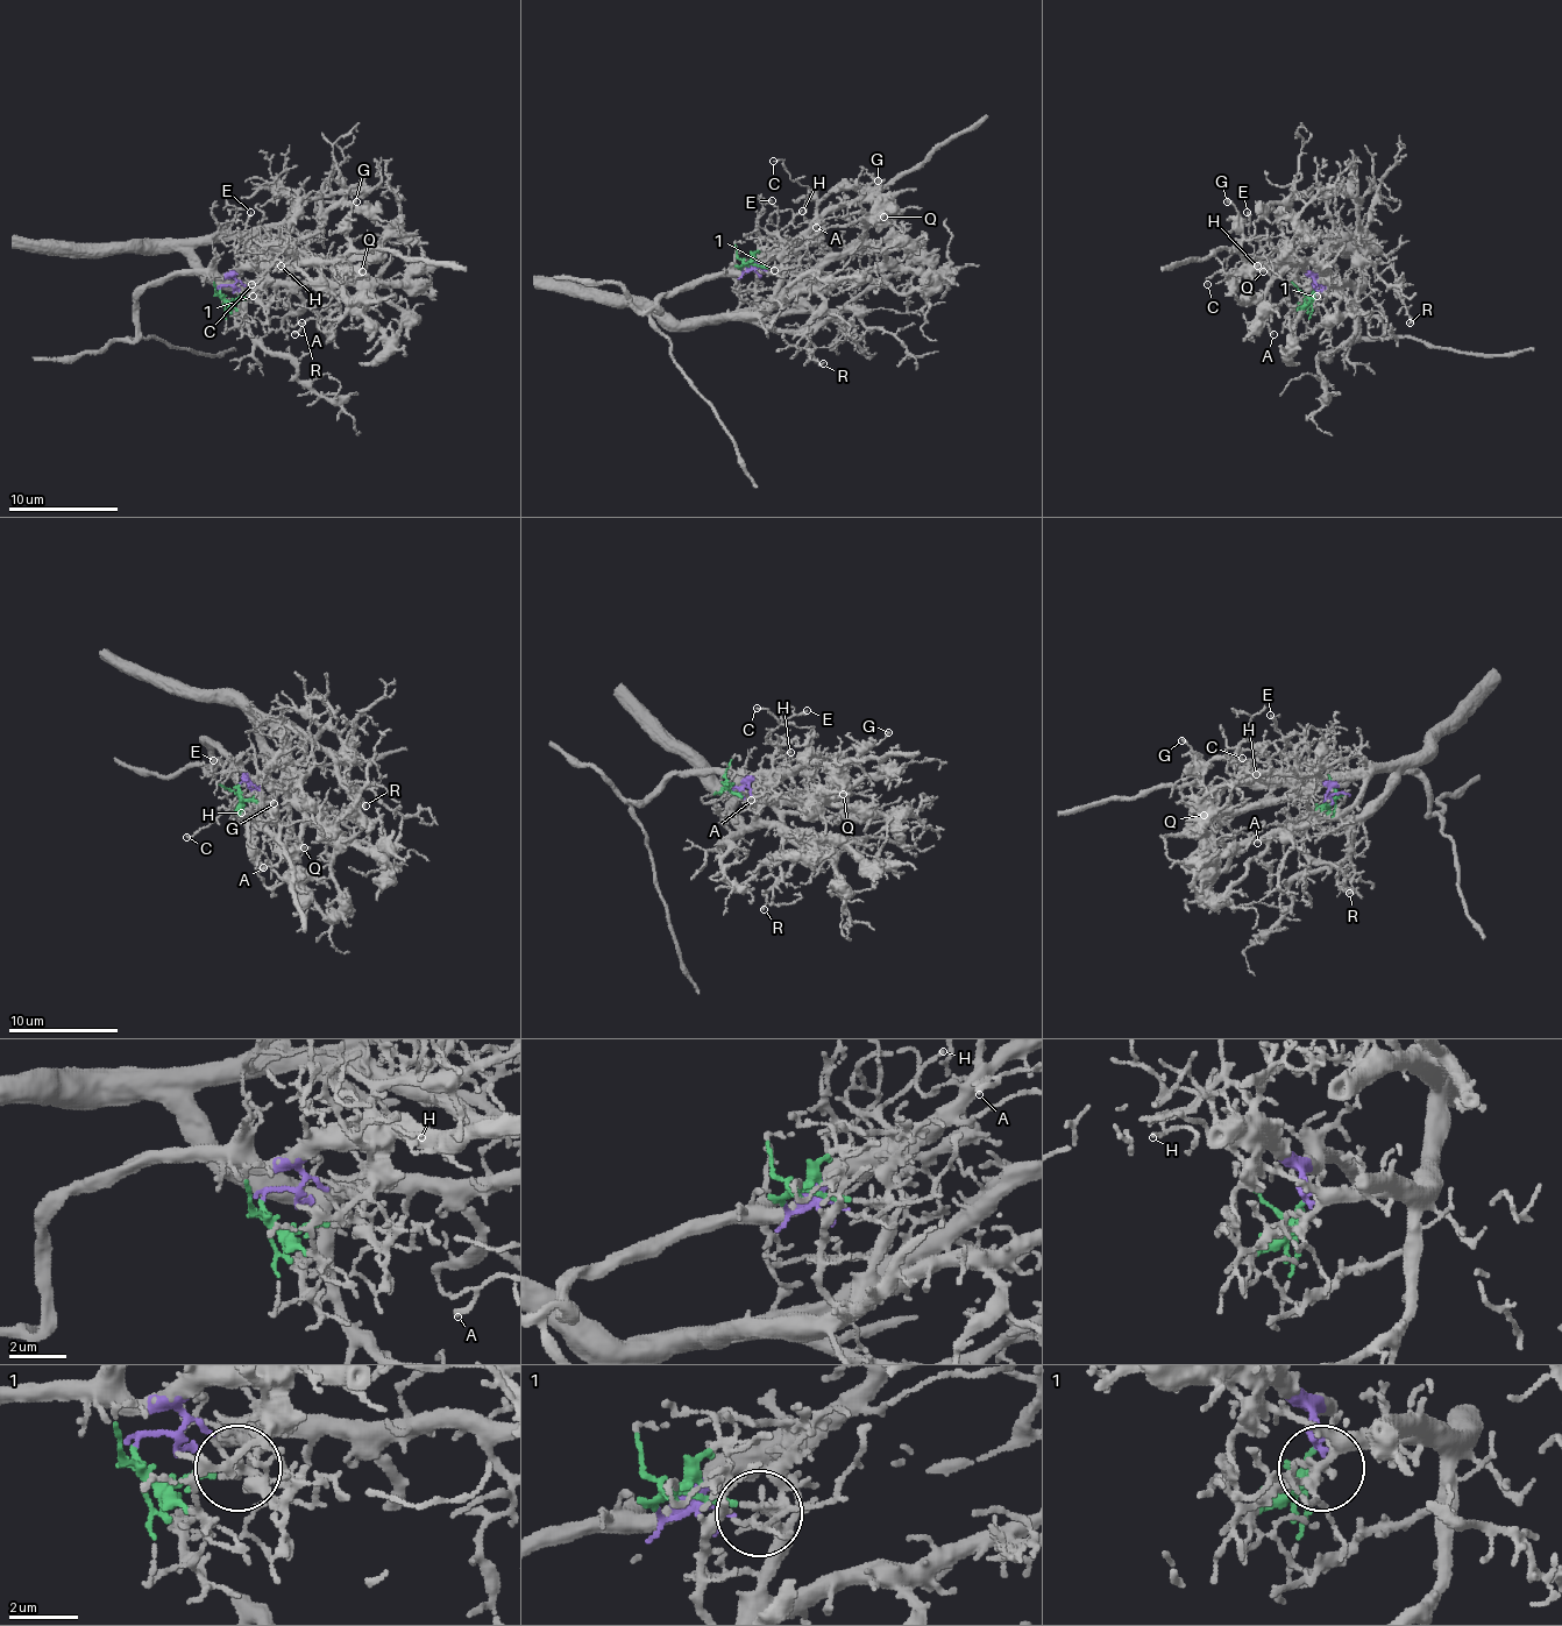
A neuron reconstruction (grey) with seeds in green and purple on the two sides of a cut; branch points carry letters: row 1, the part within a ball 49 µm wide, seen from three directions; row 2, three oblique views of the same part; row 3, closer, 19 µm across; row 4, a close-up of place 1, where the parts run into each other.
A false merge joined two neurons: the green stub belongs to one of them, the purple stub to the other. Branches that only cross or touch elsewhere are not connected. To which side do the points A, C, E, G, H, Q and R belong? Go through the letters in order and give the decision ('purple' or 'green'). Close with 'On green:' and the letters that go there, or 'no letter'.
A: green
C: purple
E: purple
G: purple
H: purple
Q: purple
R: green
On green: A, R

